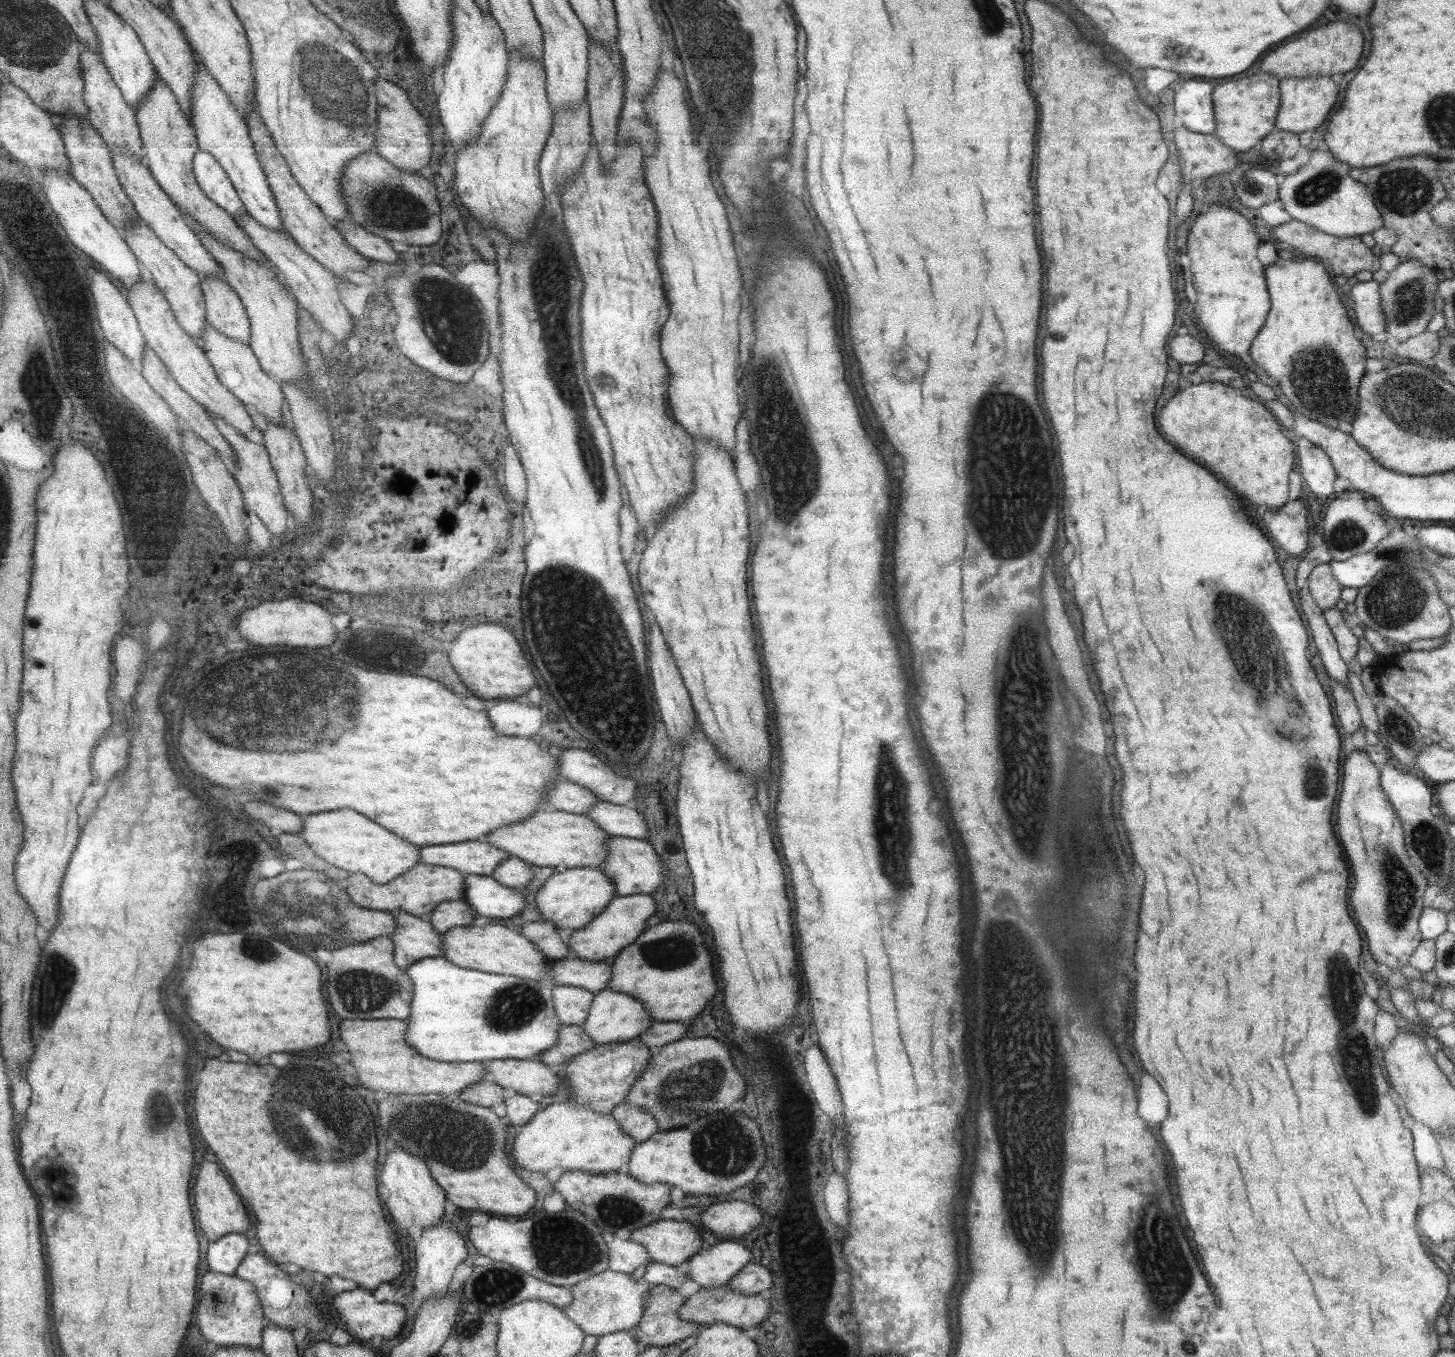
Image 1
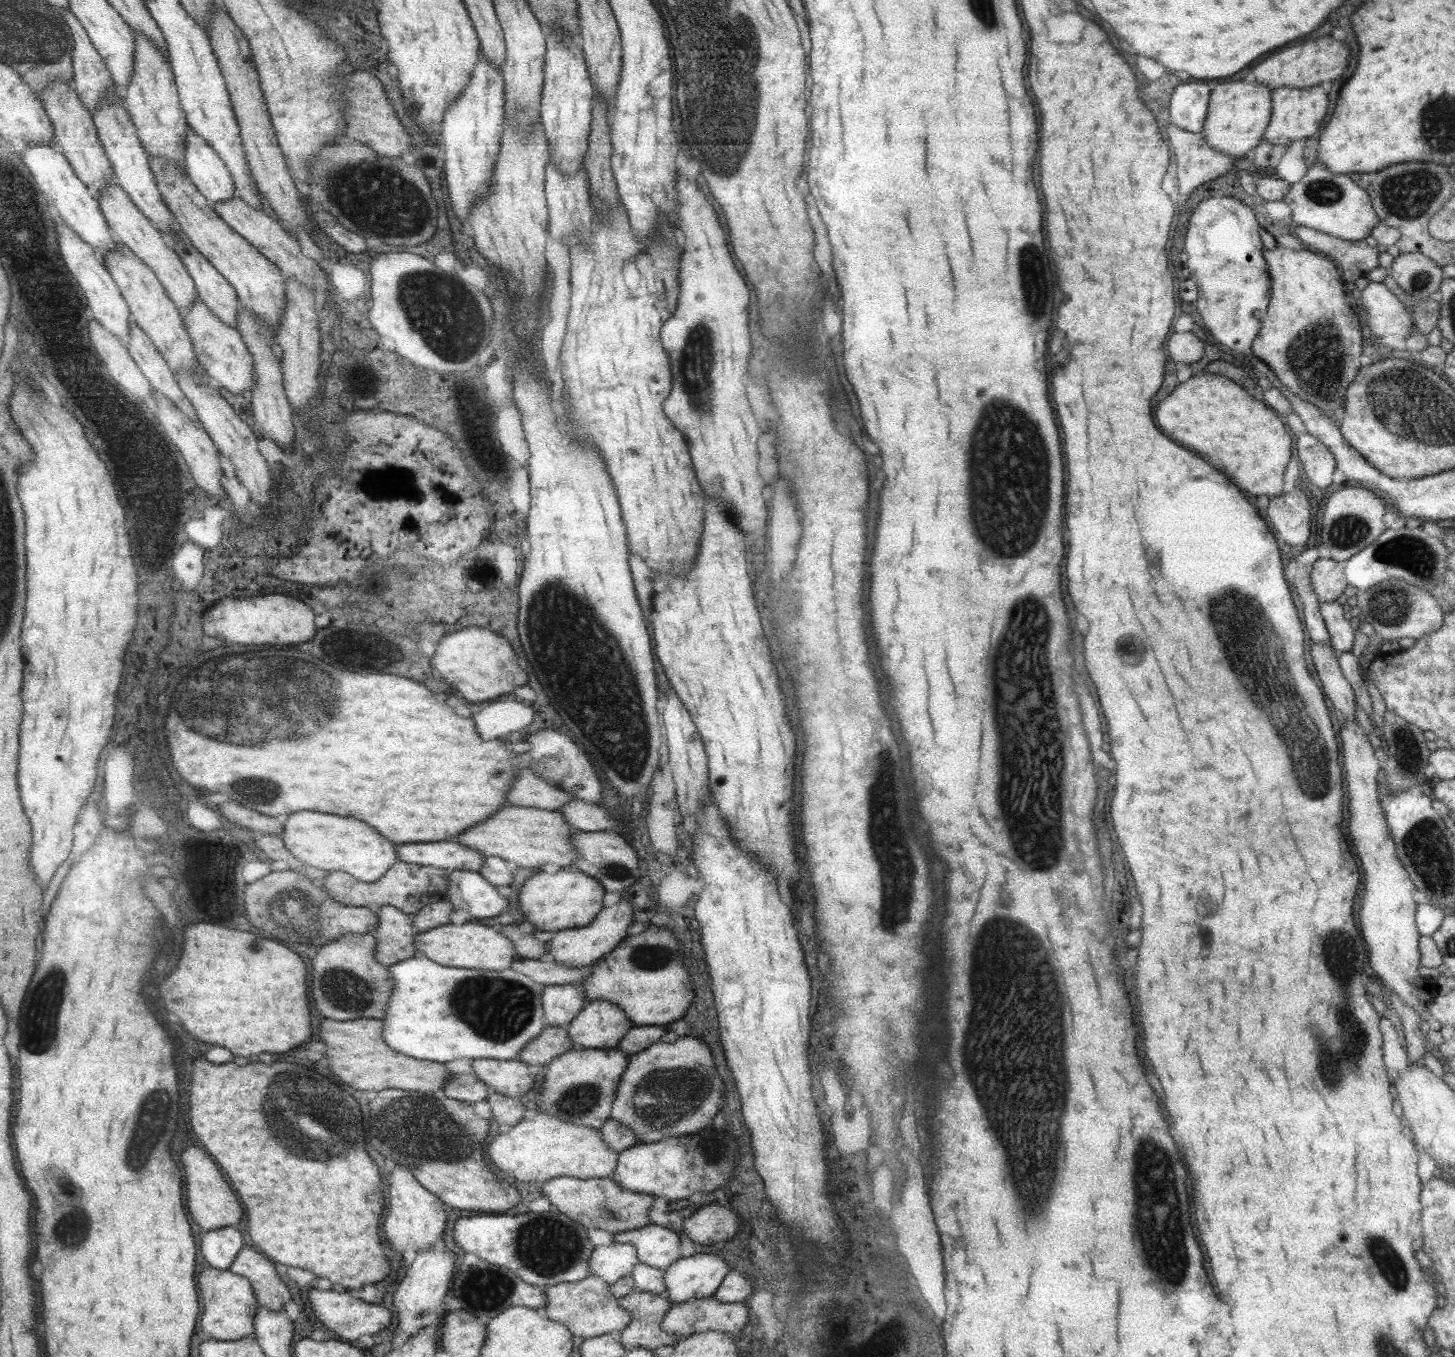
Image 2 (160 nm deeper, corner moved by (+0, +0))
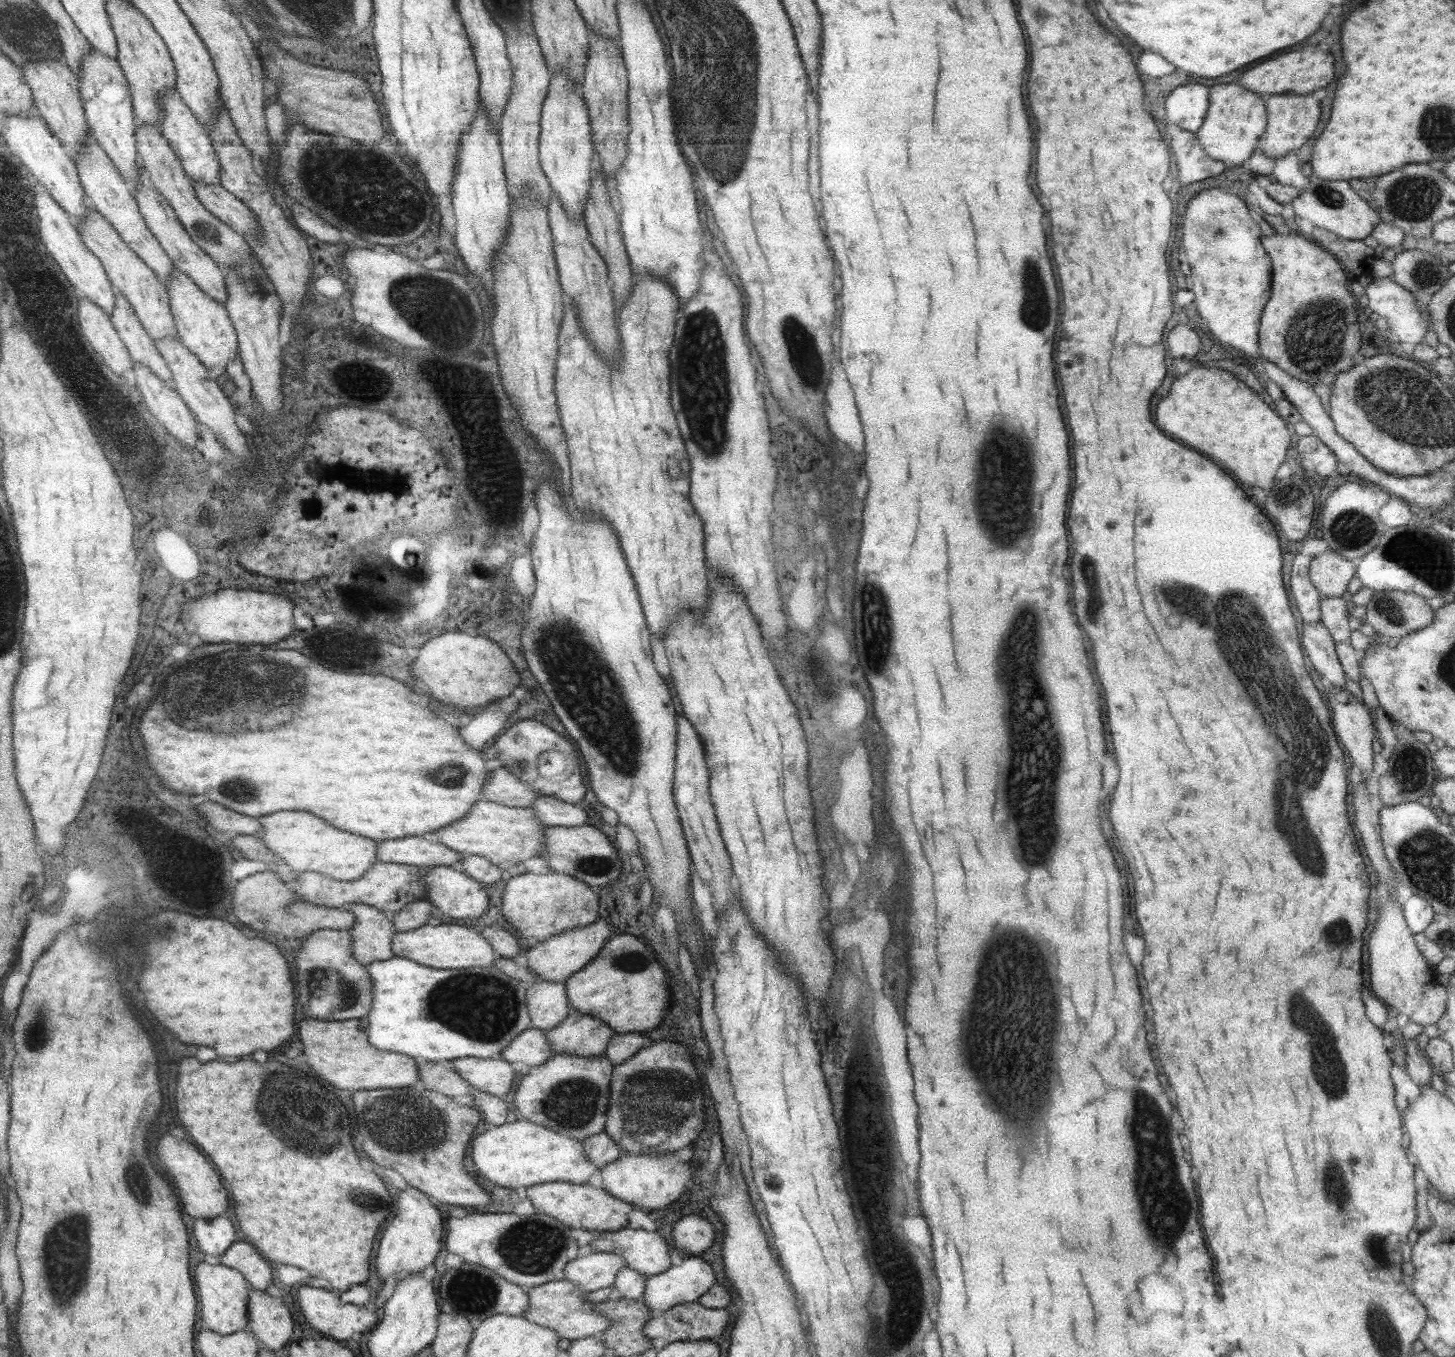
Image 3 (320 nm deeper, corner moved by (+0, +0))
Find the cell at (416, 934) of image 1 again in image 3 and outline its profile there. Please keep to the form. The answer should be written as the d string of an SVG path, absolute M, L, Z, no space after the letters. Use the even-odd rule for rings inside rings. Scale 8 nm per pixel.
M347 903L341 908L351 911L354 916L348 931L352 957L359 964L366 965L394 956L390 942L395 930L388 913L361 903Z

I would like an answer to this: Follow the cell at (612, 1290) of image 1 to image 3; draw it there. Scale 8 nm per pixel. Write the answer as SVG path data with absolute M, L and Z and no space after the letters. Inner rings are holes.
M554 1280L537 1286L526 1288L528 1300L527 1310L521 1315L525 1320L550 1328L559 1339L574 1341L591 1335L603 1332L610 1323L610 1320L602 1314L595 1313L590 1301L583 1301L583 1293L568 1280Z

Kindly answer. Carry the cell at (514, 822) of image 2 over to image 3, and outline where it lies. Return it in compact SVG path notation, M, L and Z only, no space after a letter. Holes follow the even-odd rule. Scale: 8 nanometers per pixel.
M479 798L461 818L435 832L423 834L422 838L443 844L453 852L481 856L491 864L497 865L505 860L510 864L519 864L527 858L538 856L542 849L545 828L547 827L543 822L535 818L530 807L511 808Z

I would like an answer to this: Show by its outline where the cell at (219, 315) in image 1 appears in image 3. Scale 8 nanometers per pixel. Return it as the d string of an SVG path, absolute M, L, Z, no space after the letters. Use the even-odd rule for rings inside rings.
M145 172L141 176L141 181L138 182L134 190L135 198L139 202L143 219L147 222L147 226L155 237L159 238L159 242L163 245L166 255L173 260L173 265L178 270L183 271L187 277L194 280L199 289L202 289L207 296L219 301L222 305L227 300L226 283L223 270L220 268L212 257L210 257L202 248L199 248L195 241L191 240L189 234L183 228L182 223L174 214L174 209L171 209L169 201L159 192L151 182L148 181L148 176Z

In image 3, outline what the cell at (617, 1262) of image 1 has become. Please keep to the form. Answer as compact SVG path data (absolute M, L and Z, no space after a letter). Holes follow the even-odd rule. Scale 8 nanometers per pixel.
M612 1252L592 1253L564 1264L562 1279L575 1284L578 1292L587 1294L611 1286L623 1266L622 1256Z

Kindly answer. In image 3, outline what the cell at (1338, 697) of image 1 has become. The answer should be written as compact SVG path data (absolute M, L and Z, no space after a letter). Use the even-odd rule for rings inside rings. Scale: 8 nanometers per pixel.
M1321 621L1302 624L1300 643L1318 674L1324 676L1331 687L1345 689L1346 676L1334 649L1335 642Z

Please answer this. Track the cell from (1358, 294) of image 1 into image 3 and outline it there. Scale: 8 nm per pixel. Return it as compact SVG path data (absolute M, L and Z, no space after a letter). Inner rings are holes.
M1372 278L1364 293L1368 300L1367 311L1374 317L1385 318L1388 330L1391 330L1401 342L1409 342L1409 345L1422 344L1428 329L1428 314L1422 313L1416 303L1416 296L1399 286L1391 278Z

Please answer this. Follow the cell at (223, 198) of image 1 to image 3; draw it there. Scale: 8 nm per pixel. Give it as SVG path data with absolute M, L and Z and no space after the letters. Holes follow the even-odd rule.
M174 86L169 91L162 92L161 129L163 136L178 155L182 168L191 180L205 184L218 183L219 176L221 176L221 165L218 163L210 137Z

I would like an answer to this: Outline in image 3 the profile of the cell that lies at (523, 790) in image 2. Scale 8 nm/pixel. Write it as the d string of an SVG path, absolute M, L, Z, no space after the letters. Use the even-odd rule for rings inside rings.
M504 768L491 770L491 778L484 784L480 794L481 799L511 808L529 807L532 800L538 796L536 790L515 778Z

